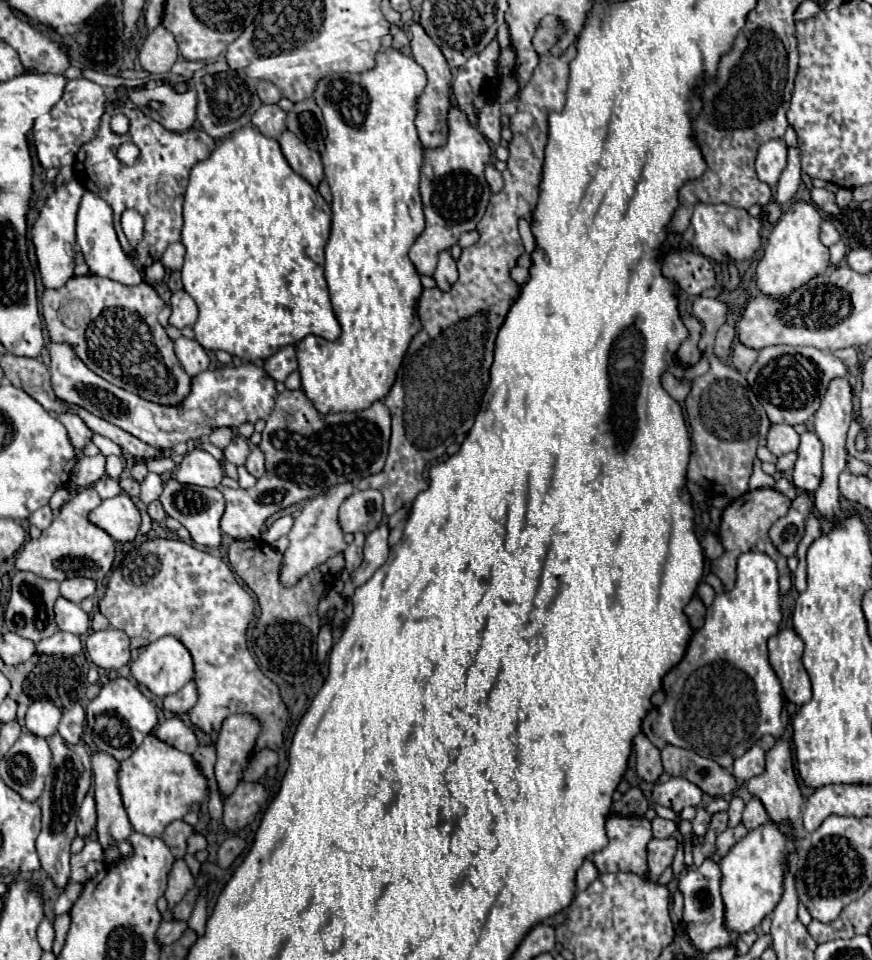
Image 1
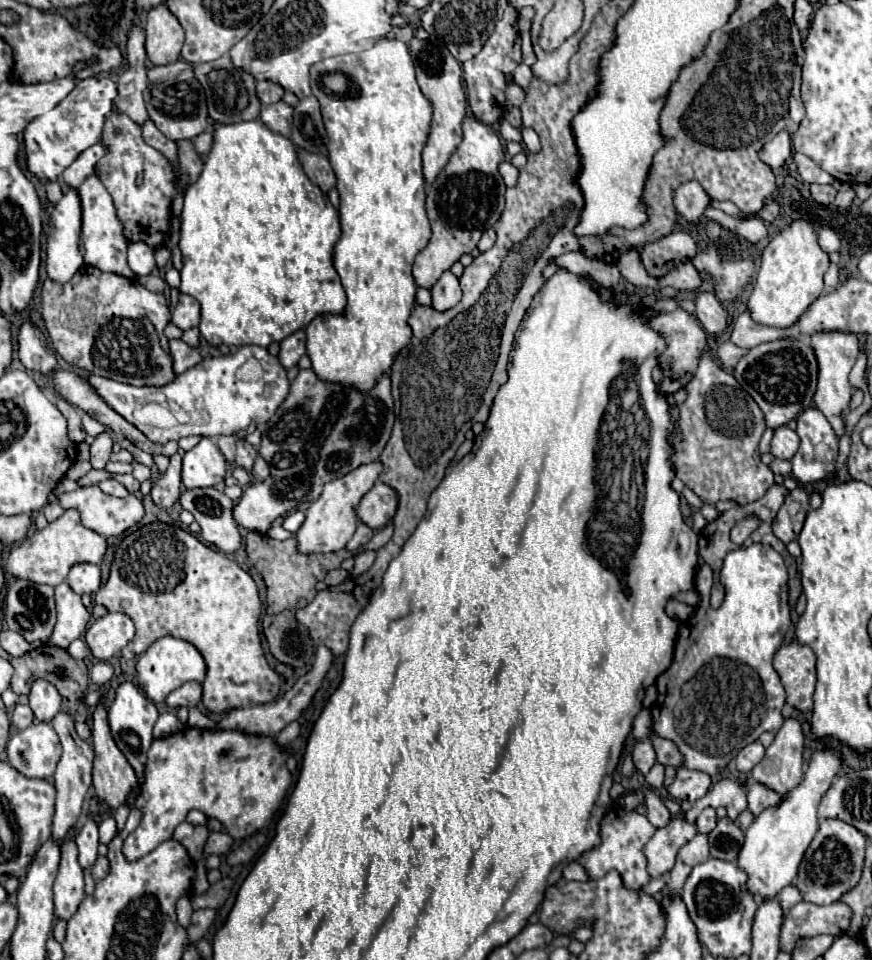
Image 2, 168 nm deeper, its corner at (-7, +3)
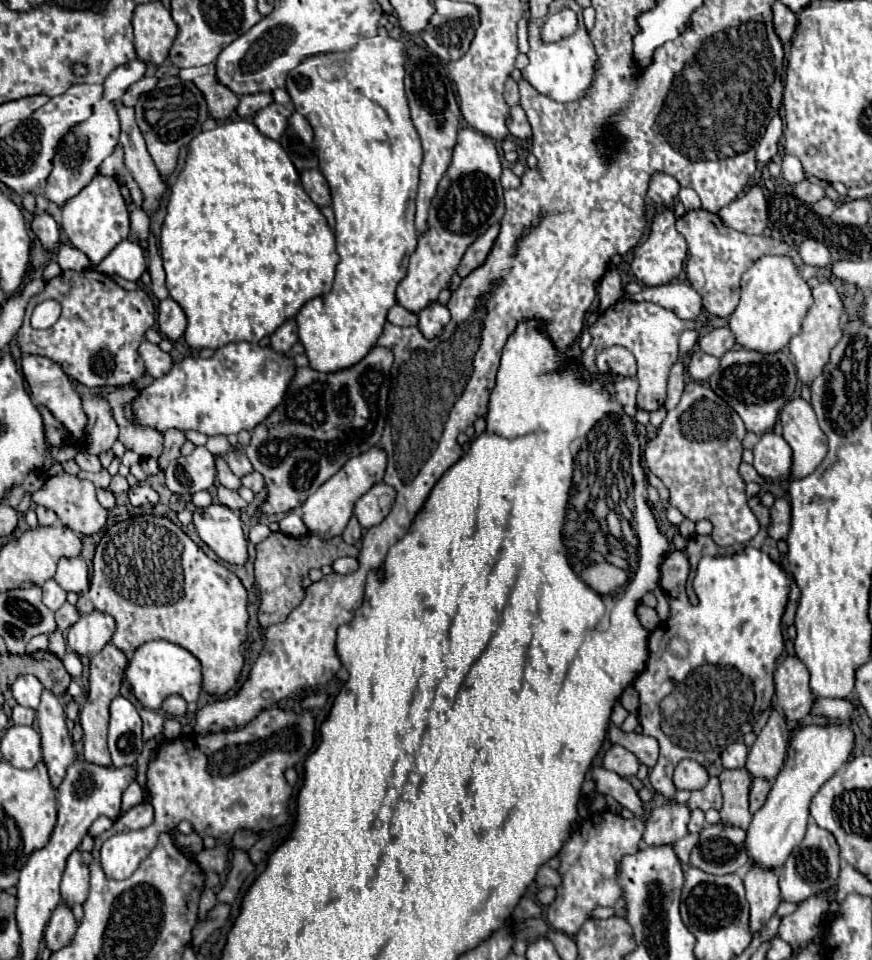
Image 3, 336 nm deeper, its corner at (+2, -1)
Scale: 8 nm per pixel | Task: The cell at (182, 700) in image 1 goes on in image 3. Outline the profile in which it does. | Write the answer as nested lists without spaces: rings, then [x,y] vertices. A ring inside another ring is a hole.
[[[168,696],[162,702],[162,712],[166,716],[184,716],[186,714],[186,700],[182,700],[182,696]]]

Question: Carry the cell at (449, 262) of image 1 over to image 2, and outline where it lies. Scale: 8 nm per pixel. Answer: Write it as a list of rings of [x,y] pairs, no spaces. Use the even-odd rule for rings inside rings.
[[[445,272],[439,278],[439,282],[431,288],[431,296],[433,296],[431,306],[437,312],[445,312],[445,310],[453,308],[461,300],[461,286],[459,286],[457,276],[453,276],[451,272]]]

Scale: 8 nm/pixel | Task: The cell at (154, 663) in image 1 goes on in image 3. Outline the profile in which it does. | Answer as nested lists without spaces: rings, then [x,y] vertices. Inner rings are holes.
[[[152,640],[152,642],[142,644],[134,652],[134,656],[126,668],[126,678],[132,686],[132,694],[136,696],[136,700],[144,708],[150,708],[150,710],[160,710],[162,700],[172,694],[178,694],[186,702],[192,702],[198,698],[200,688],[202,688],[200,662],[182,646],[176,646],[166,640]]]

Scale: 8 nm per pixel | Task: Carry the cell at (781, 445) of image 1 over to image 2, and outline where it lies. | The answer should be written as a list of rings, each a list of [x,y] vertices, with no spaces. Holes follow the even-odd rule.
[[[787,426],[777,428],[773,434],[773,440],[771,440],[771,454],[779,460],[791,460],[797,450],[799,450],[799,438],[797,438],[795,430],[791,430]]]

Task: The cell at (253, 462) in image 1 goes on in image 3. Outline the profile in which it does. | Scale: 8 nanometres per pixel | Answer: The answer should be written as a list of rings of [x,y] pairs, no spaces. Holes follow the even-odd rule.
[[[250,472],[250,474],[246,474],[246,476],[242,478],[242,484],[244,484],[246,488],[250,488],[252,492],[260,492],[262,486],[264,486],[264,478],[262,478],[260,472]]]

